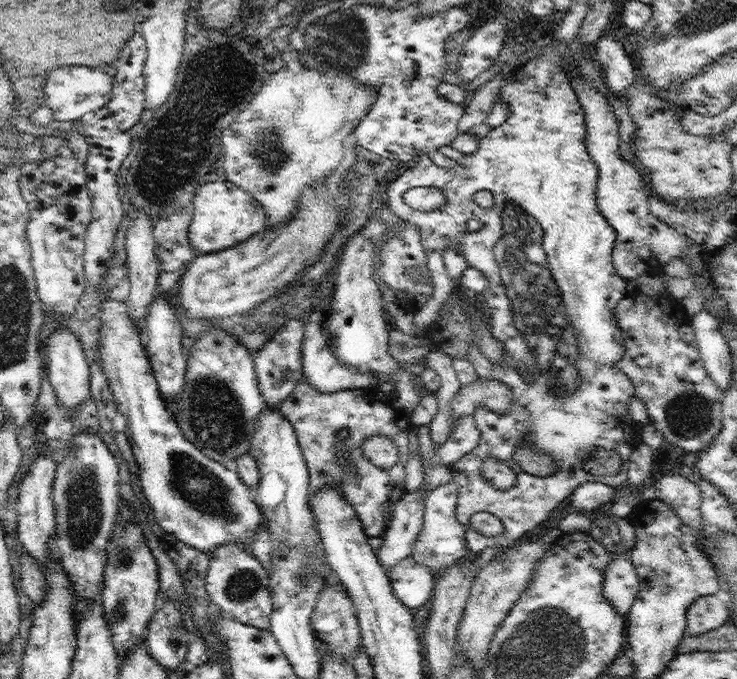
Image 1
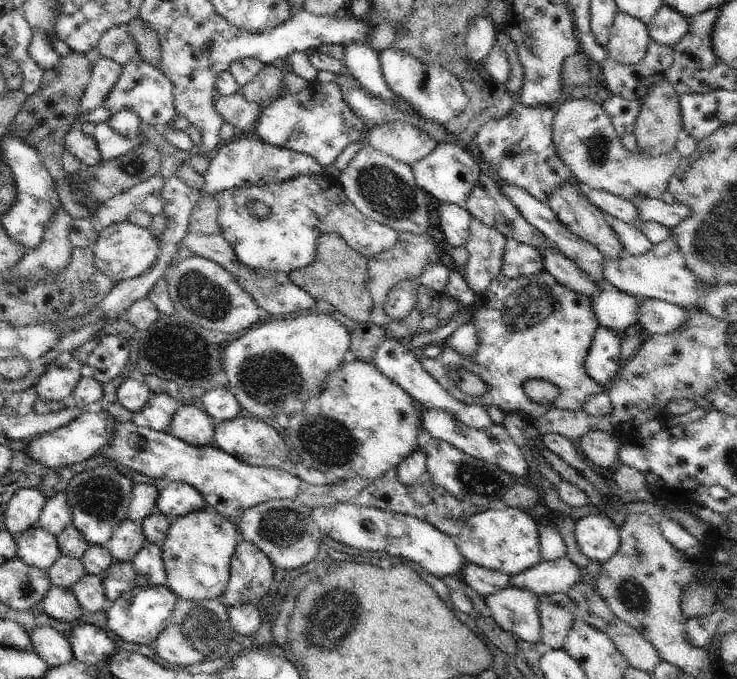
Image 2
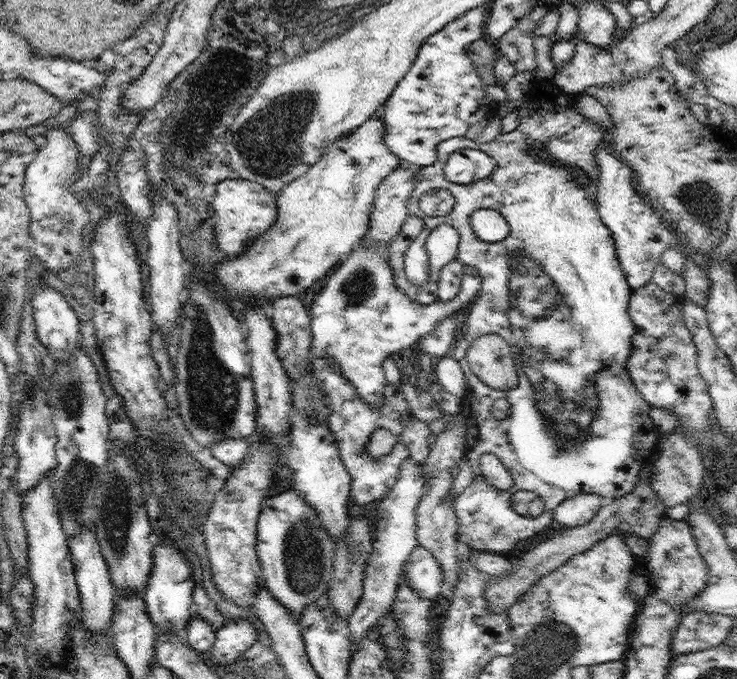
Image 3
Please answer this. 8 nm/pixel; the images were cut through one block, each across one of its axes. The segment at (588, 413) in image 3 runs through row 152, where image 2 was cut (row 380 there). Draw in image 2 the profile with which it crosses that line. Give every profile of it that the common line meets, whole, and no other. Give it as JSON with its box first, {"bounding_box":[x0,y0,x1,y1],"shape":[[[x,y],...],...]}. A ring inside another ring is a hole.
{"bounding_box":[418,271,608,423],"shape":[[[548,271],[531,277],[510,278],[500,273],[488,285],[486,290],[475,294],[474,323],[477,328],[477,351],[474,356],[461,357],[461,354],[450,346],[445,346],[443,355],[437,359],[429,359],[424,355],[418,357],[423,367],[448,391],[454,398],[474,402],[454,384],[449,377],[450,369],[465,368],[474,374],[480,375],[488,384],[489,391],[479,400],[480,406],[496,406],[502,412],[519,412],[529,423],[532,423],[545,412],[549,411],[544,405],[532,401],[523,391],[523,384],[528,380],[544,379],[558,386],[560,395],[553,406],[556,409],[579,411],[583,408],[589,396],[608,392],[607,387],[598,384],[586,368],[586,359],[590,352],[592,339],[598,327],[597,315],[593,311],[593,298],[575,293],[561,285]]]}

